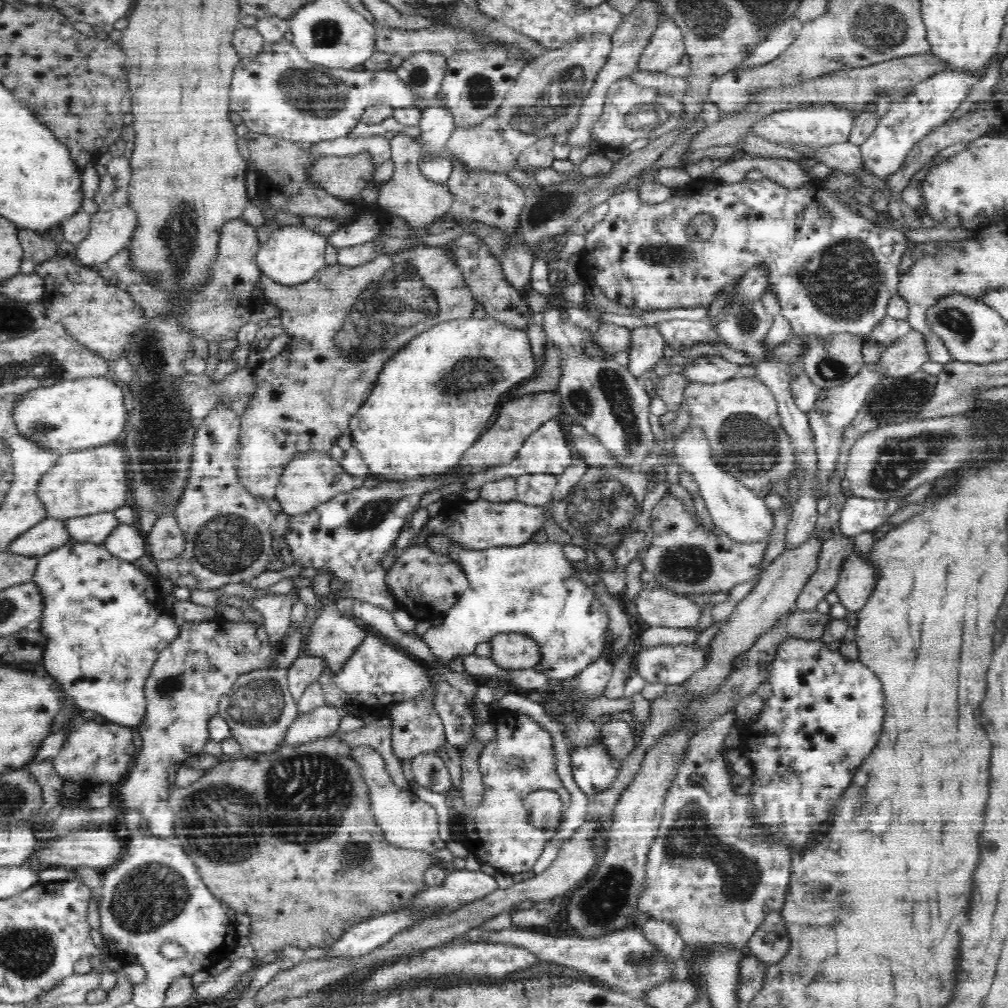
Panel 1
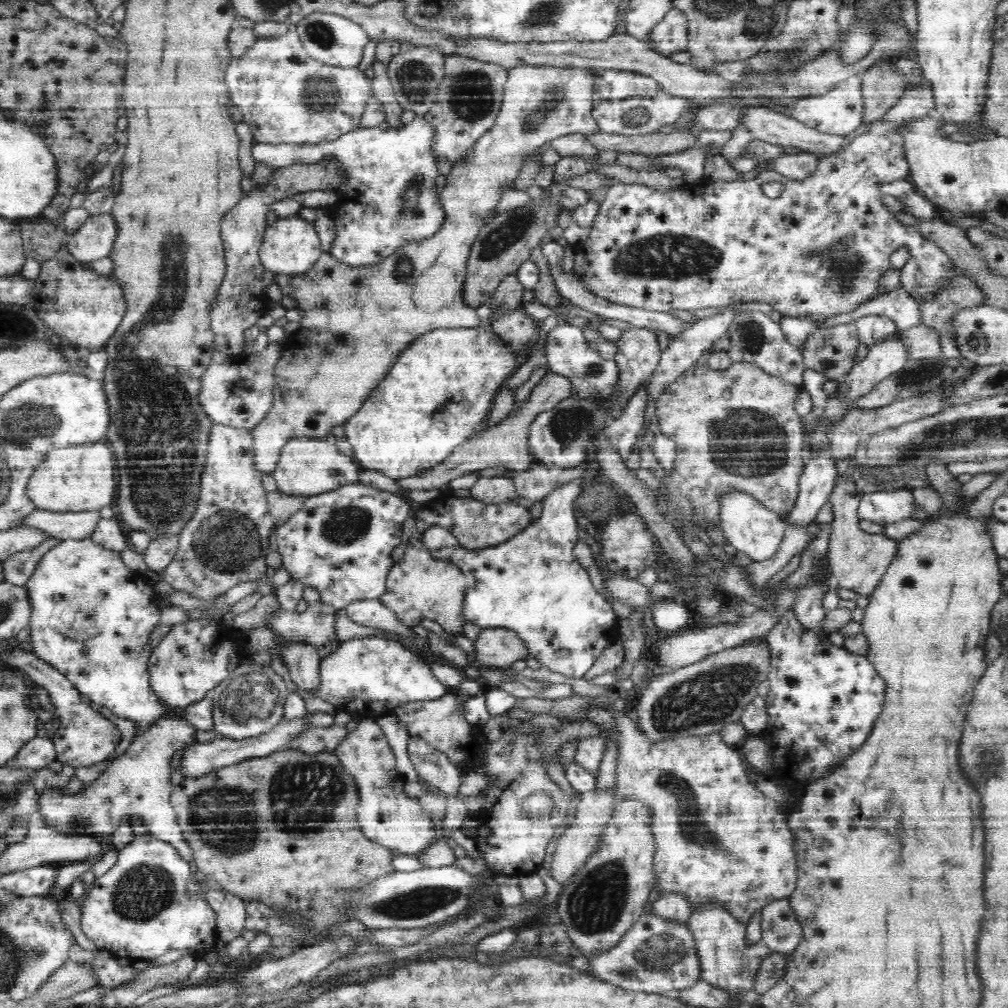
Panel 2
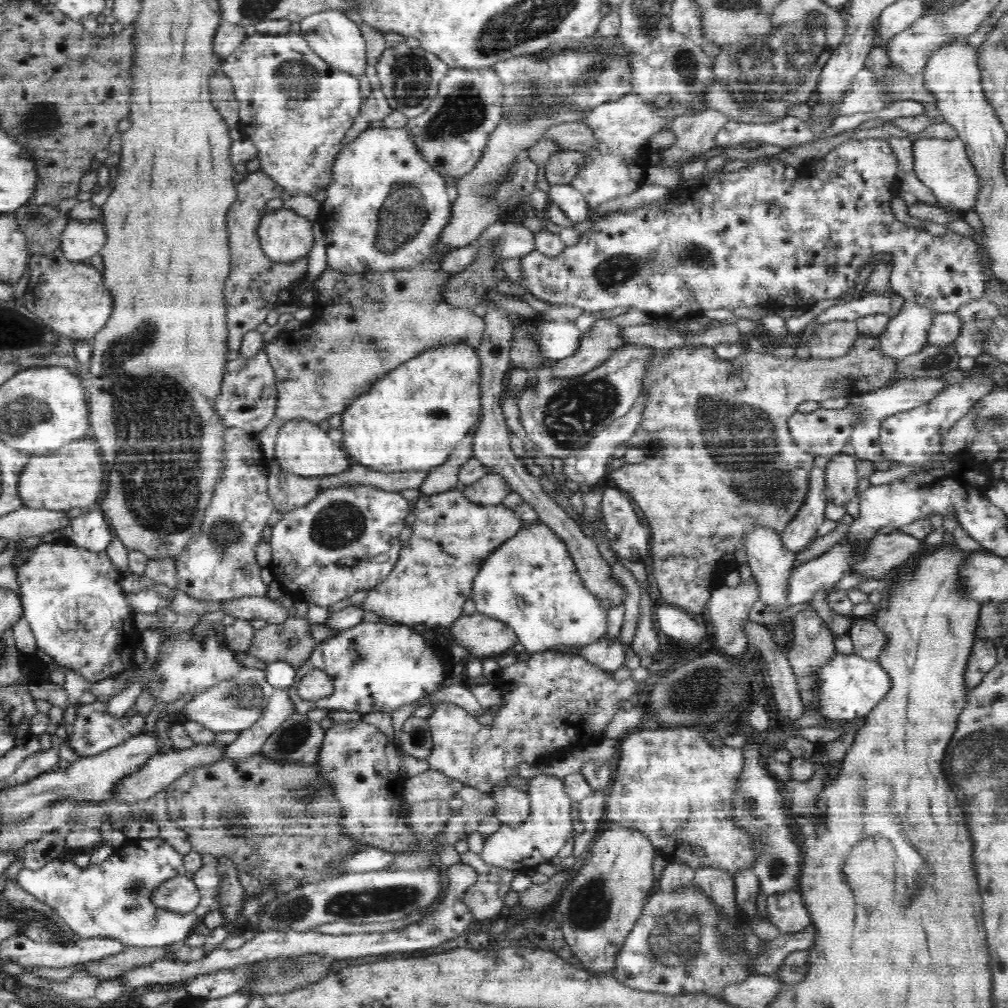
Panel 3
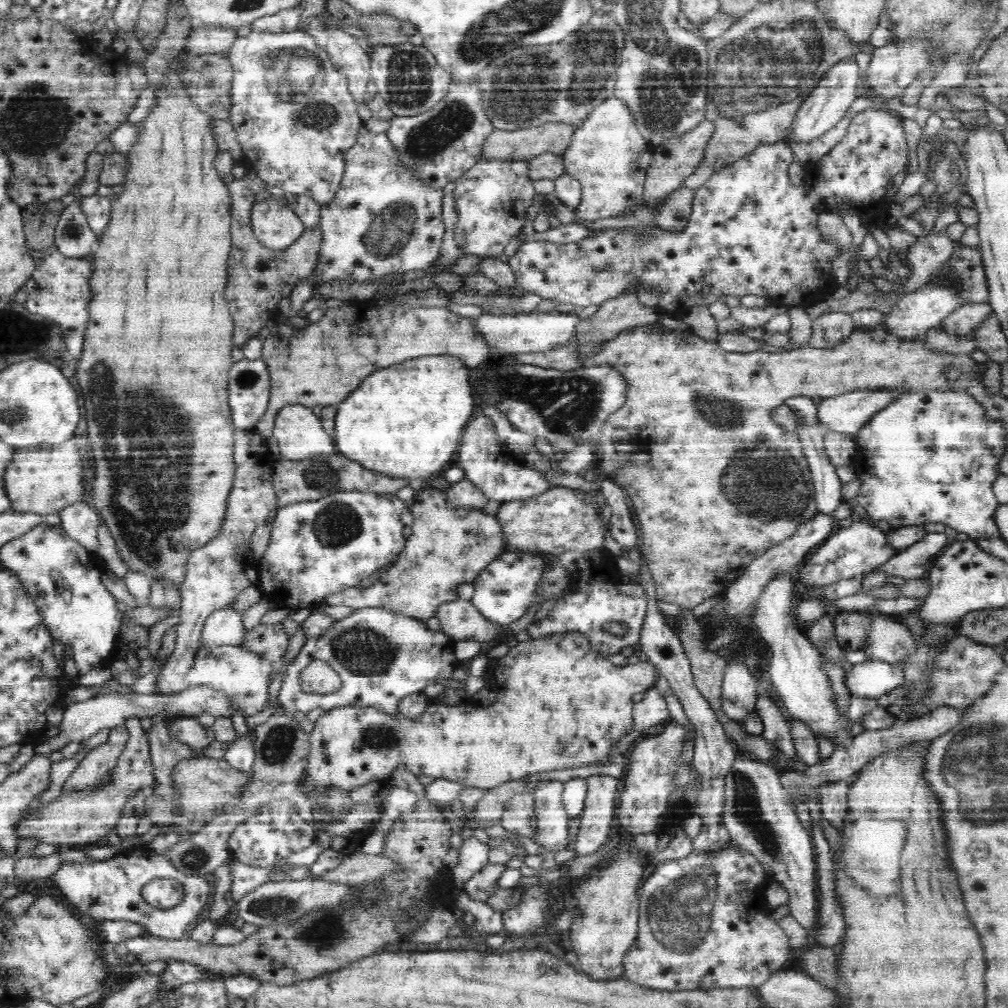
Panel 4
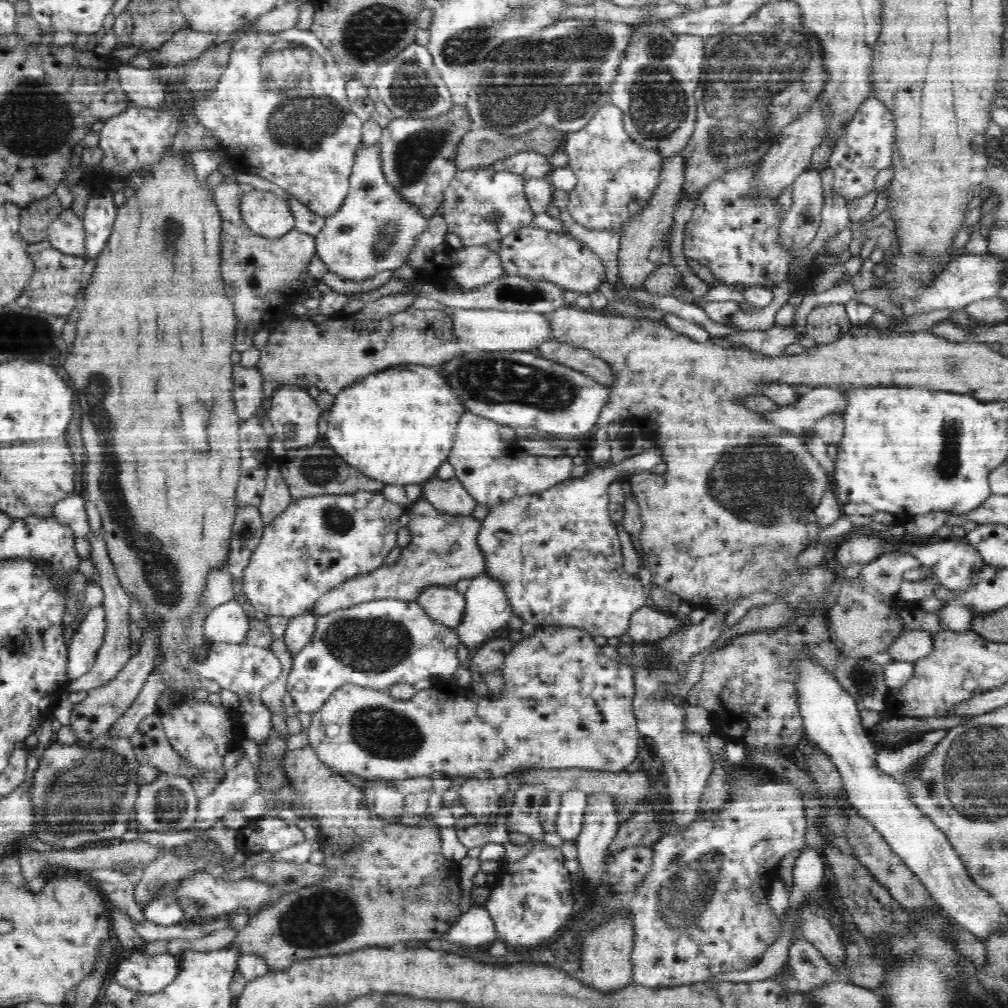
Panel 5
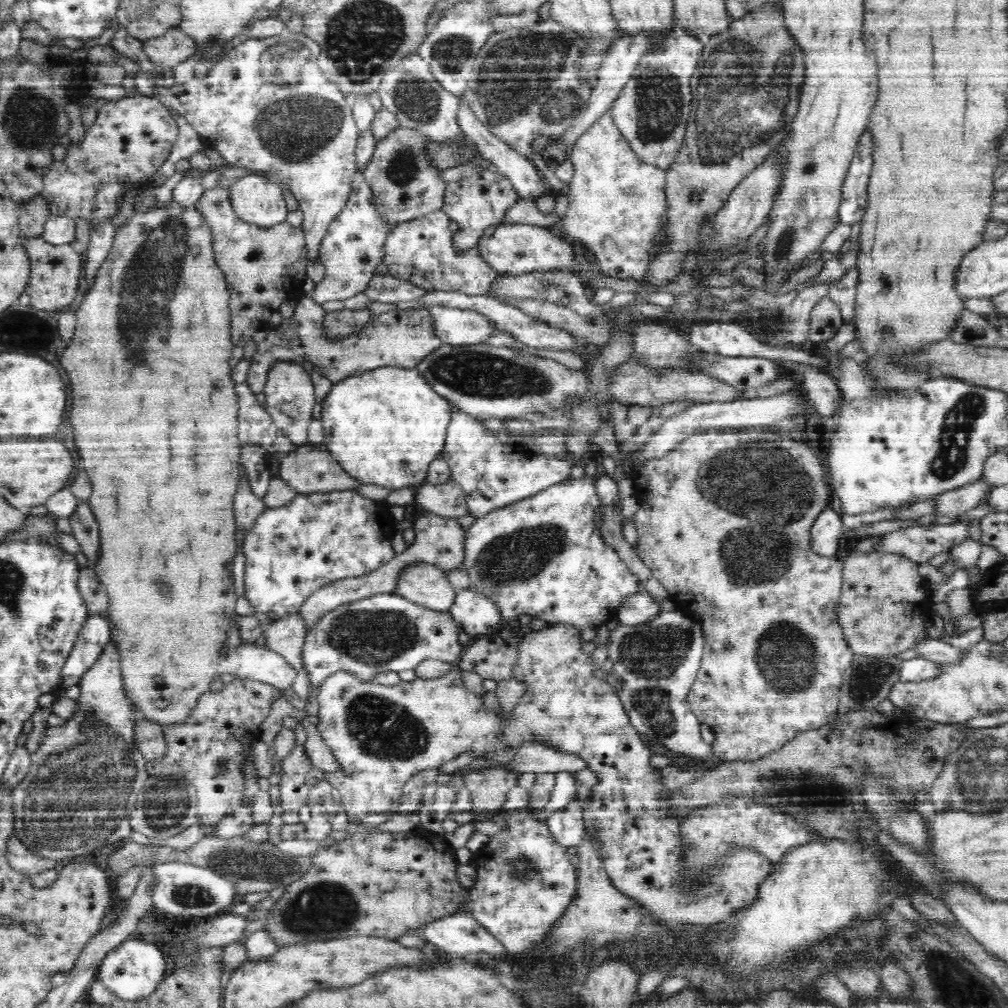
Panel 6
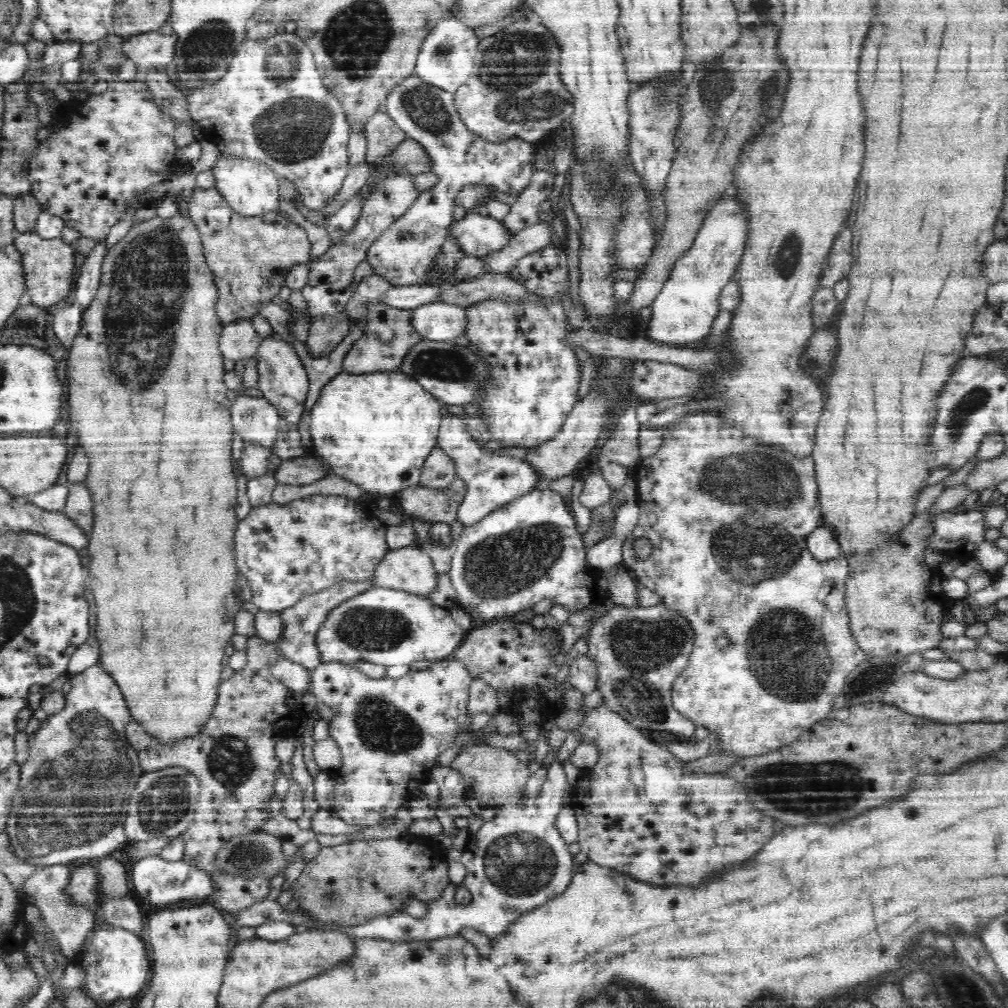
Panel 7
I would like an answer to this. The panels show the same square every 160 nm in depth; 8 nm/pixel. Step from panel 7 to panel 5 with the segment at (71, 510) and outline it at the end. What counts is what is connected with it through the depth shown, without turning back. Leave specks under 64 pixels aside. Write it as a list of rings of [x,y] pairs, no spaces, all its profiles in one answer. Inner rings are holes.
[[[90,531],[90,534],[85,538],[91,545],[91,552],[89,560],[92,561],[96,567],[95,575],[98,584],[102,587],[104,593],[104,601],[102,606],[105,610],[105,623],[107,626],[105,637],[102,646],[99,648],[96,660],[94,661],[93,667],[80,678],[73,680],[69,684],[69,692],[84,690],[88,692],[92,688],[98,688],[102,686],[114,676],[116,676],[124,665],[131,659],[132,652],[130,652],[130,639],[129,639],[129,629],[128,629],[128,619],[129,619],[129,609],[131,602],[127,592],[120,586],[119,581],[115,573],[115,568],[113,567],[111,558],[109,557],[109,552],[107,551],[107,546],[104,543],[101,534]]]

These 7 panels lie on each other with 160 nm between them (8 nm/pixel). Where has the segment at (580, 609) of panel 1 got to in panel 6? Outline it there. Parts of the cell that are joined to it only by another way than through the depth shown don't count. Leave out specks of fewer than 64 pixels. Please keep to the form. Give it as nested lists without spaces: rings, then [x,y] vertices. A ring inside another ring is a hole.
[[[469,588],[457,592],[454,606],[450,608],[449,614],[452,615],[459,630],[473,638],[492,633],[492,627],[501,620],[500,609],[496,607],[494,601],[481,592],[472,592]]]

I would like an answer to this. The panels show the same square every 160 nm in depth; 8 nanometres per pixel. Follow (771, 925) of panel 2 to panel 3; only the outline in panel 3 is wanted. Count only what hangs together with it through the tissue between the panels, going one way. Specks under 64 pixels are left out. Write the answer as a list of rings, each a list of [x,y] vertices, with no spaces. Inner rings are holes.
[[[798,891],[769,894],[766,900],[768,920],[781,930],[781,934],[791,935],[811,926],[810,913],[806,911],[806,905],[802,904],[802,896]]]

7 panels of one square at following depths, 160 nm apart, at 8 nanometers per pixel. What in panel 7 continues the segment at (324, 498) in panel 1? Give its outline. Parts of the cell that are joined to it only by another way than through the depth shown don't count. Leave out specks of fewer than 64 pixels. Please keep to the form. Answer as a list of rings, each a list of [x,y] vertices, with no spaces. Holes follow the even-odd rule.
[[[273,334],[260,341],[255,357],[257,357],[258,371],[257,388],[262,391],[263,397],[274,405],[280,418],[297,425],[305,410],[306,395],[309,392],[309,376],[303,365],[303,354],[290,345],[289,341],[274,337]]]

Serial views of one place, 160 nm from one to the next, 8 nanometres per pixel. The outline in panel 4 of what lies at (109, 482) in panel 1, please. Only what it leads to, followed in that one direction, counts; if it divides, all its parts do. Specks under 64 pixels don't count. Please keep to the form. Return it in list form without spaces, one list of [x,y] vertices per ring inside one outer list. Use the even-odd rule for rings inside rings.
[[[72,440],[54,446],[17,449],[13,463],[6,468],[6,495],[11,500],[12,511],[34,512],[36,514],[58,513],[76,504],[84,494],[82,482],[82,456]]]

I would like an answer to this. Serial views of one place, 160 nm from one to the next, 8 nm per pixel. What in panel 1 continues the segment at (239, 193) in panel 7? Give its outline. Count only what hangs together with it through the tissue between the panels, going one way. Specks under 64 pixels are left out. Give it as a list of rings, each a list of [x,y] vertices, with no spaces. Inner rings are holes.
[[[304,226],[274,227],[269,239],[259,247],[256,264],[261,274],[266,275],[275,283],[286,287],[297,287],[309,283],[322,268],[327,266],[324,257],[326,243],[325,236]]]

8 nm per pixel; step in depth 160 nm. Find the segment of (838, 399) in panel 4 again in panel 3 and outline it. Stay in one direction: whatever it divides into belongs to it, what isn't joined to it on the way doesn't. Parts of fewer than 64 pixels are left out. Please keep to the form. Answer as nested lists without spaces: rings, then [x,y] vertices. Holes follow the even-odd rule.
[[[943,377],[898,379],[891,385],[851,397],[849,406],[855,408],[859,421],[852,427],[849,443],[850,446],[853,446],[857,459],[872,462],[876,471],[887,471],[897,467],[894,466],[894,463],[886,461],[881,455],[882,449],[878,440],[881,422],[897,412],[918,408],[921,404],[926,404],[929,400],[932,400],[933,396],[936,396],[937,392],[946,387],[947,380]]]

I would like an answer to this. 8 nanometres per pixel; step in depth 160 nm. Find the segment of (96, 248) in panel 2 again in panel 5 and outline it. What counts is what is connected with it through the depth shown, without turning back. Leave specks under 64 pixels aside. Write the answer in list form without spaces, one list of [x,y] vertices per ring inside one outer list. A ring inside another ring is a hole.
[[[64,209],[47,230],[47,241],[67,255],[85,256],[85,226],[72,209]]]

